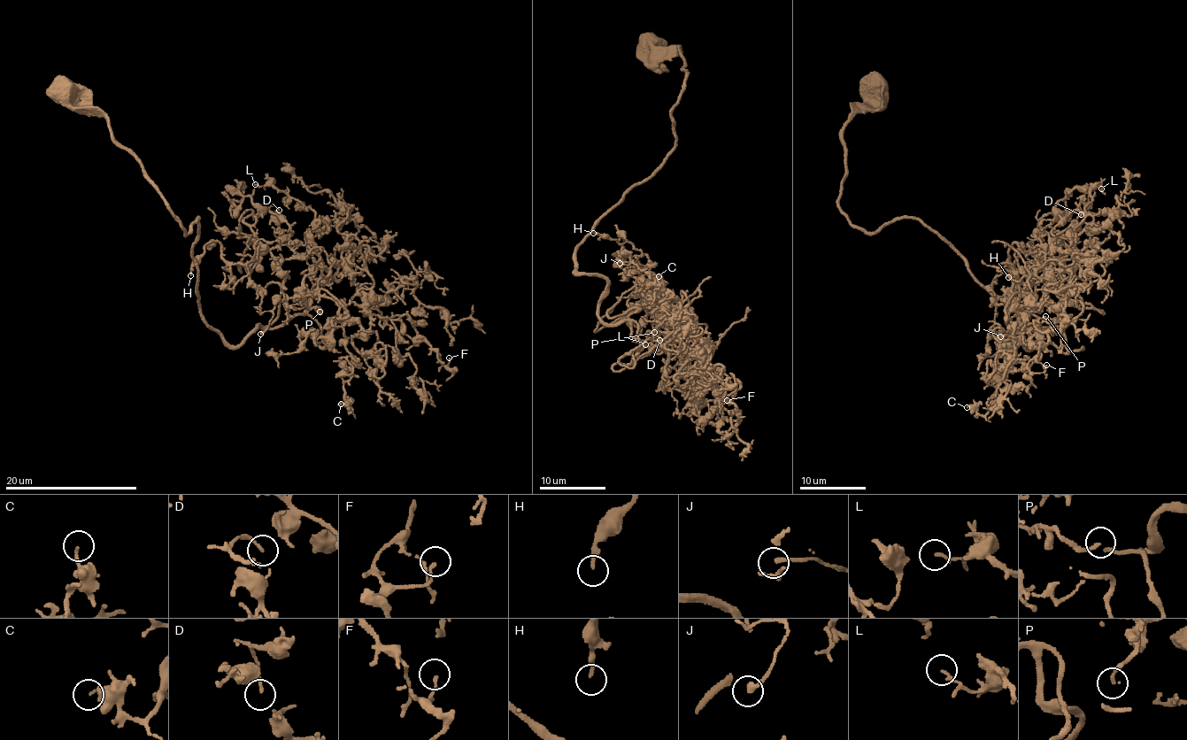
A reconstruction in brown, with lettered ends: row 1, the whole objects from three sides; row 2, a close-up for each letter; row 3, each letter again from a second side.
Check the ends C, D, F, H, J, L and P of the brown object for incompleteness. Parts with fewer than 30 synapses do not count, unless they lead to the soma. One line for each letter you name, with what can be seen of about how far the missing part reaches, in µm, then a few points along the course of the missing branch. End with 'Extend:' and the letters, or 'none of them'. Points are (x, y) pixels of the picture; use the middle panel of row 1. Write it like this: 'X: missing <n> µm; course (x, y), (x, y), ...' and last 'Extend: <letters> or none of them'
Extend: none of them

